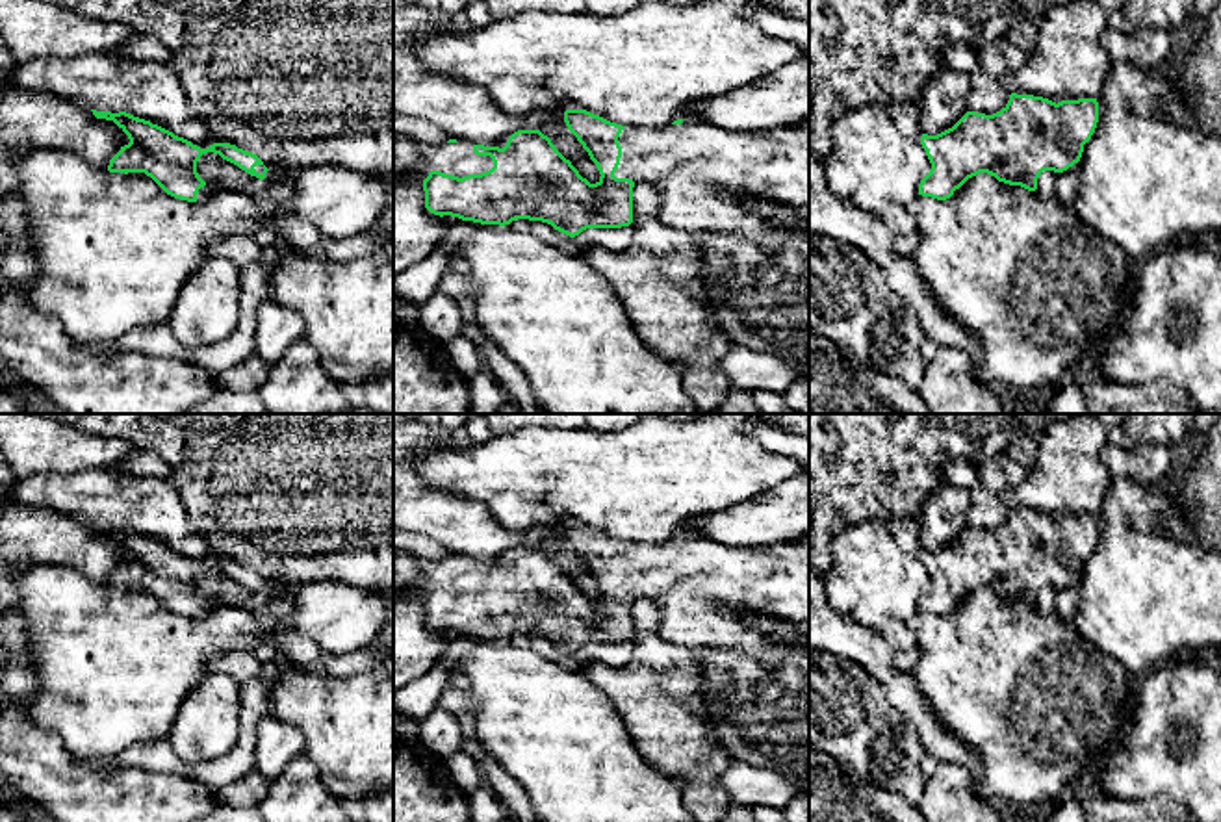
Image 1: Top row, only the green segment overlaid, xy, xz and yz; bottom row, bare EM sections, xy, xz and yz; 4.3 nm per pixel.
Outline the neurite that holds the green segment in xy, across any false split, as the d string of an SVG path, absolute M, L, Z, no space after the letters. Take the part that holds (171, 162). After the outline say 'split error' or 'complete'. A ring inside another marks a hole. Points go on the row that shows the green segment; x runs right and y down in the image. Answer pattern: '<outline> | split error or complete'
M91 111L96 119L113 121L130 139L130 143L121 147L109 160L108 171L124 174L145 173L167 195L180 200L200 202L219 191L215 186L206 184L197 173L197 161L206 152L219 154L223 160L260 178L263 184L269 180L289 180L295 174L271 173L256 154L230 143L213 143L208 148L200 148L126 111Z | split error

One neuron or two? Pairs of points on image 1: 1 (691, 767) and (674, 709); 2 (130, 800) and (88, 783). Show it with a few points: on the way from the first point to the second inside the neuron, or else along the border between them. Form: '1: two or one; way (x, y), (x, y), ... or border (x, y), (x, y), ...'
1: one; way (691, 752), (674, 735), (674, 724)
2: one; way (119, 800), (104, 800), (99, 795)

